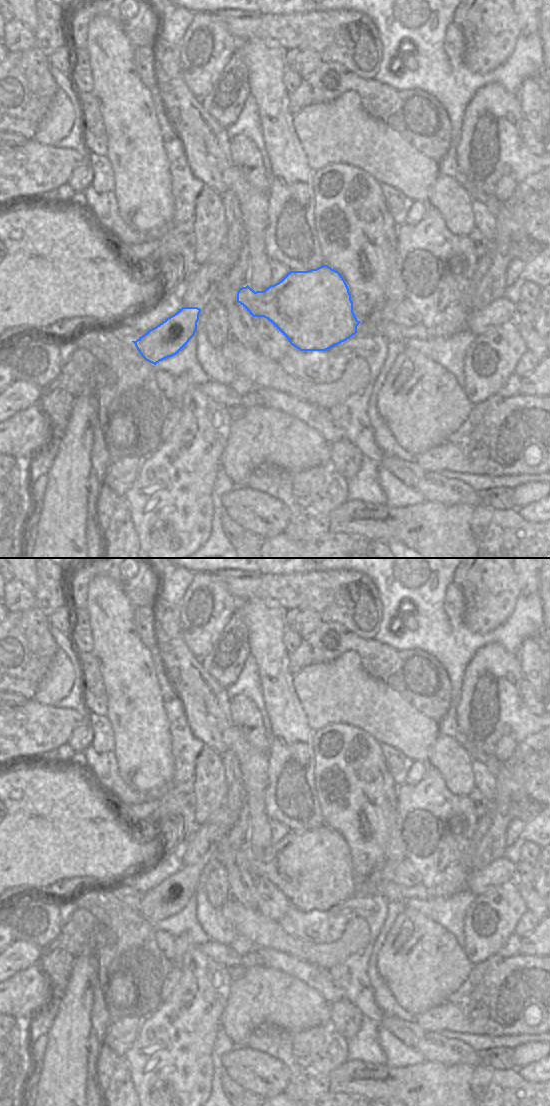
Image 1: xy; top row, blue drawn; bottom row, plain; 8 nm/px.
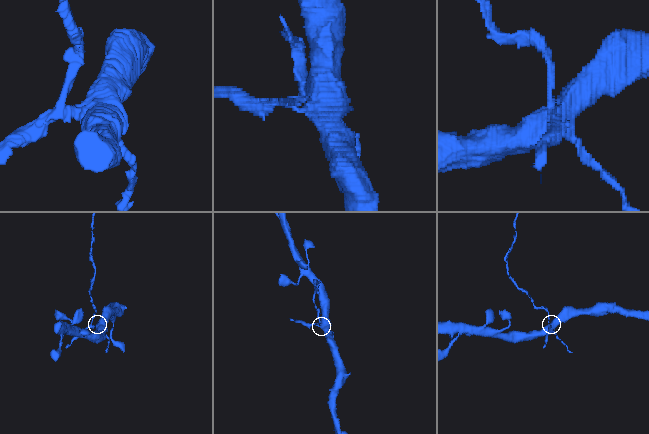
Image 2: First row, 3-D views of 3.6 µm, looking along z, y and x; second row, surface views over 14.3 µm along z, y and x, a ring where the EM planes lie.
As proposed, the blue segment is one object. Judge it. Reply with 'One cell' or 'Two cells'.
Two cells

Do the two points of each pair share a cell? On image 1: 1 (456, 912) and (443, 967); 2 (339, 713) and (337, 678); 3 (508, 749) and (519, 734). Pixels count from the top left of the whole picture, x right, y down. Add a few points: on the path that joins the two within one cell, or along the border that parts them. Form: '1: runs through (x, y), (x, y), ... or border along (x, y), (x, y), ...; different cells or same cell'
1: border along (432, 920), (440, 924), (462, 947); different cells
2: runs through (339, 704), (337, 687); same cell
3: border along (517, 742), (509, 735), (504, 735), (494, 753); different cells

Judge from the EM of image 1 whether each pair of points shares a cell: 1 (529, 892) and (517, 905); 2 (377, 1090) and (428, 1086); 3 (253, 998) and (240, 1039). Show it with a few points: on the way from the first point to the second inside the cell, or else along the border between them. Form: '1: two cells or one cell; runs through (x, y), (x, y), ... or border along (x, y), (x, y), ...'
1: two cells; border along (516, 885), (516, 889), (523, 899), (527, 910)
2: one cell; runs through (390, 1084), (415, 1084)
3: one cell; runs through (247, 1008), (240, 1017), (240, 1029)

